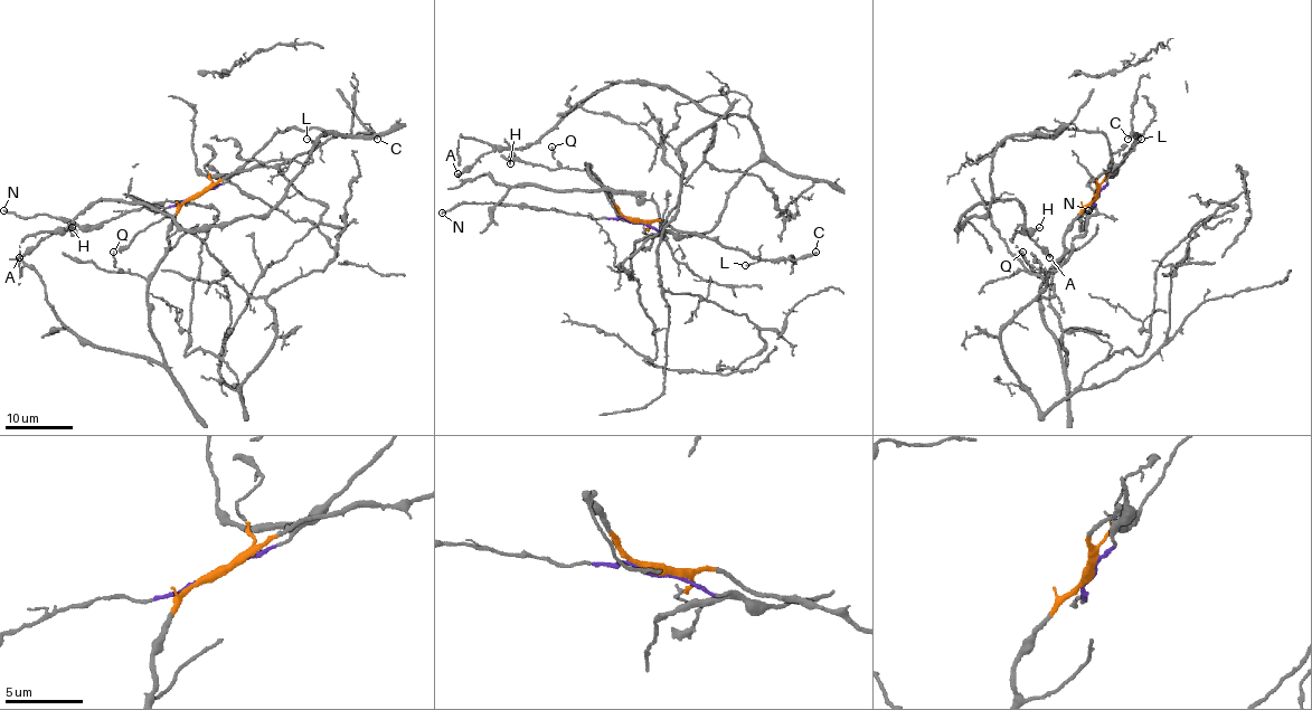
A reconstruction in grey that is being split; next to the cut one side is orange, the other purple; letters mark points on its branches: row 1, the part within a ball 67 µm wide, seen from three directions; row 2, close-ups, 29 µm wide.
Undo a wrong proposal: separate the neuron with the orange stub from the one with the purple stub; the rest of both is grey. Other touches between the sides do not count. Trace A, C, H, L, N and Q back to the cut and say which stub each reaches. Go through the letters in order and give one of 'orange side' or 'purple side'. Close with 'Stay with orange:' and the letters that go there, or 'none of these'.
A: purple side
C: orange side
H: purple side
L: orange side
N: purple side
Q: orange side
Stay with orange: C, L, Q

